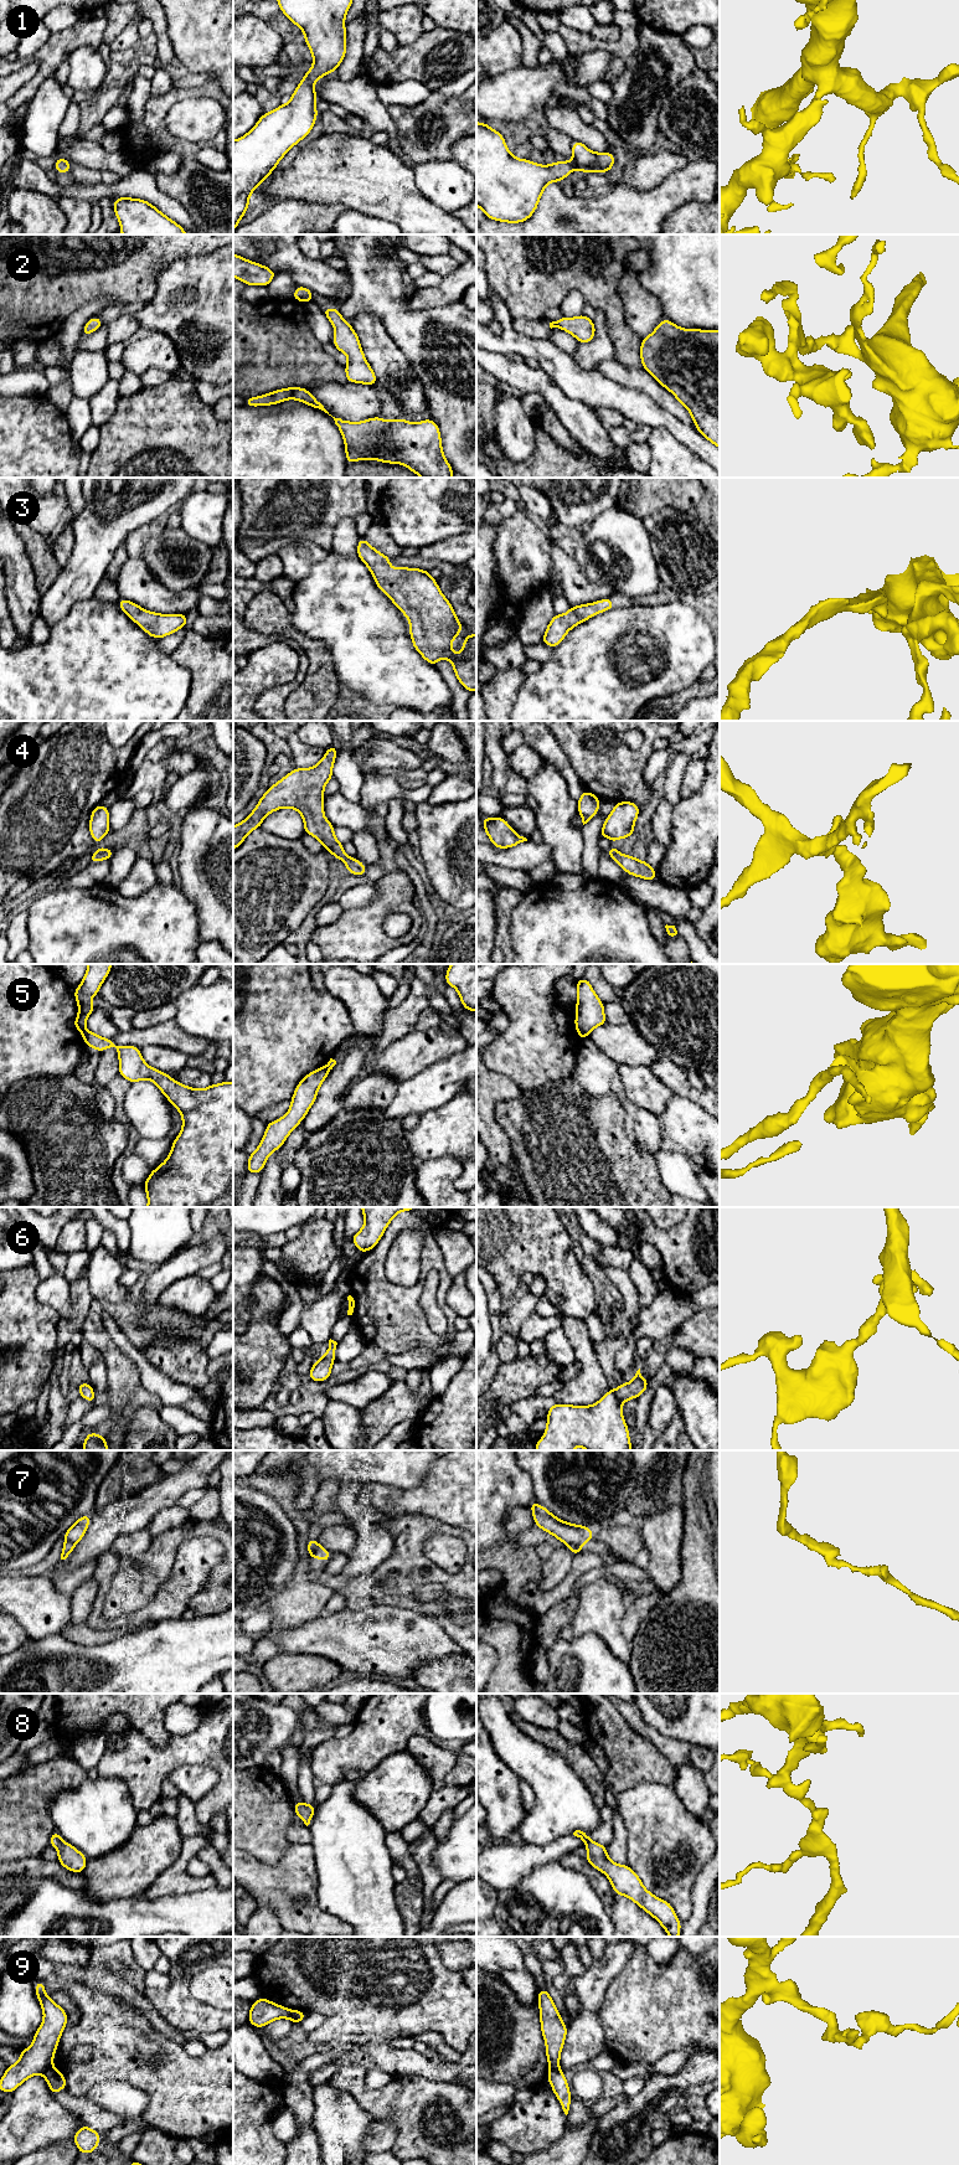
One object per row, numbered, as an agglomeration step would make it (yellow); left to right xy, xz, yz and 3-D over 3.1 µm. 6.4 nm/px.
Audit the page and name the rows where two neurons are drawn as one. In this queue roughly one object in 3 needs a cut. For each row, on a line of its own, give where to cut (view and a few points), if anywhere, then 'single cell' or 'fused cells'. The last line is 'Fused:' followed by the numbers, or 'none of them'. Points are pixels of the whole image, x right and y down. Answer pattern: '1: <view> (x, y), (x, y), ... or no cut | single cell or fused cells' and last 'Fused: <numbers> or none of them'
1: no cut | single cell
2: no cut | single cell
3: no cut | single cell
4: no cut | single cell
5: xy (84, 1029), (81, 1031) | fused cells
6: no cut | single cell
7: xz (316, 1541), (316, 1547), (310, 1556) | fused cells
8: no cut | single cell
9: xy (51, 2066), (42, 2073) | fused cells
Fused: 5, 7, 9

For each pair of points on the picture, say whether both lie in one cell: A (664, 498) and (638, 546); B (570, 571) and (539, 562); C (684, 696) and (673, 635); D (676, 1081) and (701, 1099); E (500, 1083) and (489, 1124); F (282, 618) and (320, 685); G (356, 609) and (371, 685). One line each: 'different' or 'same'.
A: different
B: different
C: different
D: same
E: same
F: same
G: same

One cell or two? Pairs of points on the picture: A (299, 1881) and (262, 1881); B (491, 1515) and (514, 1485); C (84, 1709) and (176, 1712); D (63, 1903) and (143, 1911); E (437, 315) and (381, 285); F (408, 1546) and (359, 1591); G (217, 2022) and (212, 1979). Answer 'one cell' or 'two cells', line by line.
A: one cell
B: one cell
C: two cells
D: one cell
E: one cell
F: one cell
G: two cells

